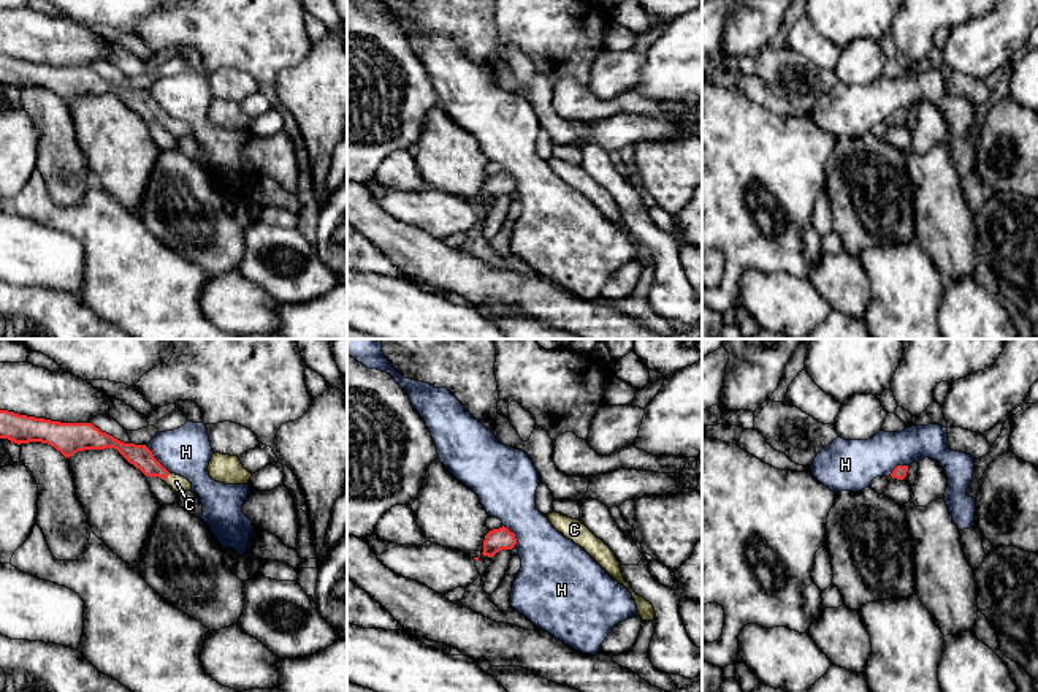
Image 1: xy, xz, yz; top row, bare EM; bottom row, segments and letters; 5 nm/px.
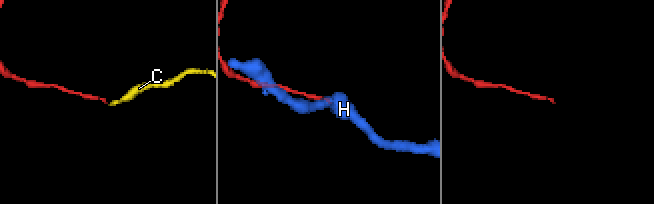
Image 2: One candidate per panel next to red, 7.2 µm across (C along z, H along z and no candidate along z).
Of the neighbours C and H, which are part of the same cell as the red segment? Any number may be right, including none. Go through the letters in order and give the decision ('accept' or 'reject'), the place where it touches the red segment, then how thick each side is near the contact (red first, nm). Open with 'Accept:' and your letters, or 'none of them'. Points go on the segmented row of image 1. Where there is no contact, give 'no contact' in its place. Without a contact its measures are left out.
Accept: C
C: accept; contact xy (167, 475); calibres 110 and 80 nm
H: reject; contact xy (156, 460); calibres 110 and 240 nm

